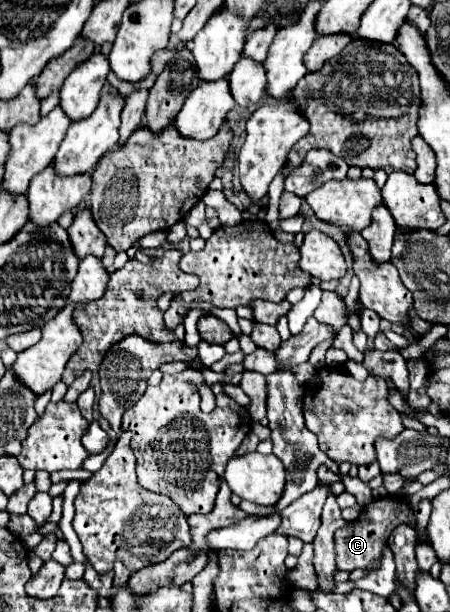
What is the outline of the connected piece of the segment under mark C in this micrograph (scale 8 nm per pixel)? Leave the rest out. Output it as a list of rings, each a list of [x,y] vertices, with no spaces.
[[[383,497],[383,499],[373,499],[371,501],[371,513],[361,513],[357,521],[353,521],[351,525],[345,525],[343,529],[335,531],[335,551],[337,551],[337,569],[339,571],[347,571],[351,573],[353,569],[369,569],[369,565],[373,567],[381,555],[383,555],[383,547],[387,545],[387,539],[391,535],[391,531],[397,525],[411,525],[415,527],[415,513],[411,507],[403,505],[401,499],[397,501],[395,497]]]

